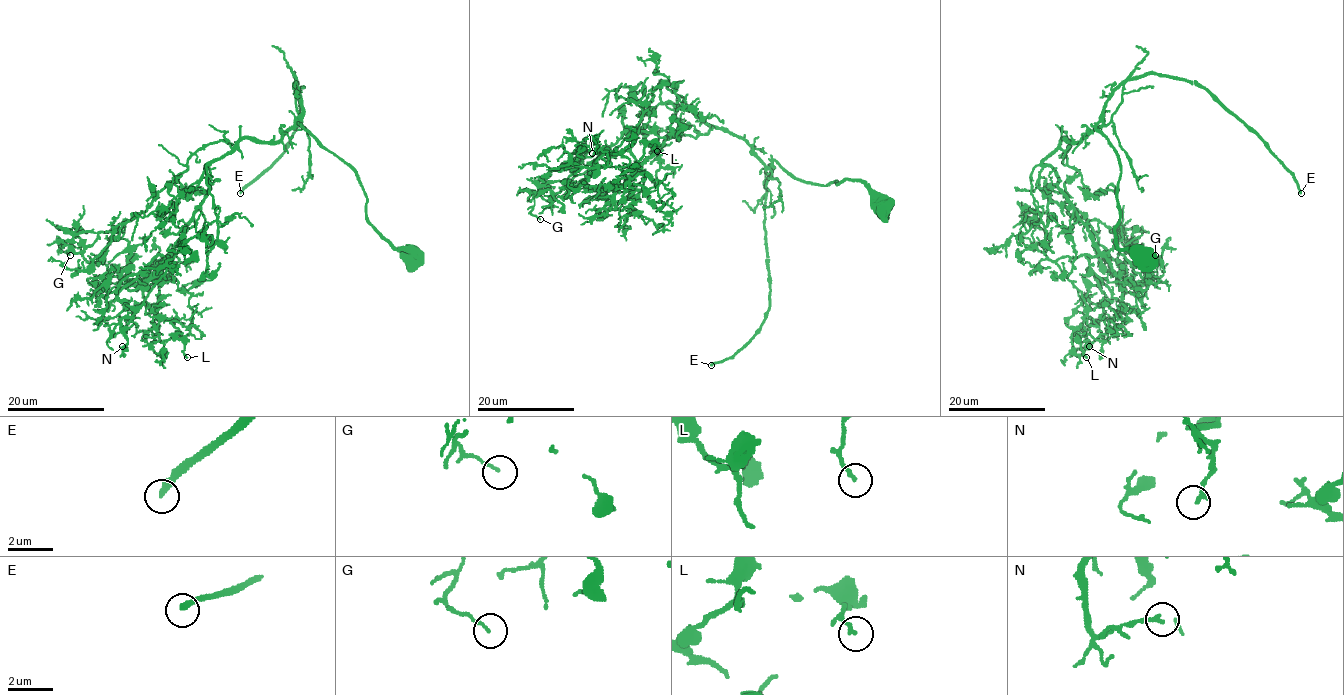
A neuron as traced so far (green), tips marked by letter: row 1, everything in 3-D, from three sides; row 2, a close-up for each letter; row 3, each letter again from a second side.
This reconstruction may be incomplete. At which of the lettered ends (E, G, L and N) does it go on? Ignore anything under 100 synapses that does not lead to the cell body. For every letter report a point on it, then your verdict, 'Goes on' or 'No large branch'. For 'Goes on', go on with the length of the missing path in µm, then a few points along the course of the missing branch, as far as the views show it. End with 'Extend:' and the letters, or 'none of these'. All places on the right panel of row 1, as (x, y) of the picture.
E: Place: (1301, 193). Goes on. Missing length about 250 µm
G: Place: (1155, 255). No large branch
L: Place: (1086, 357). No large branch
N: Place: (1089, 346). No large branch
Extend: E

